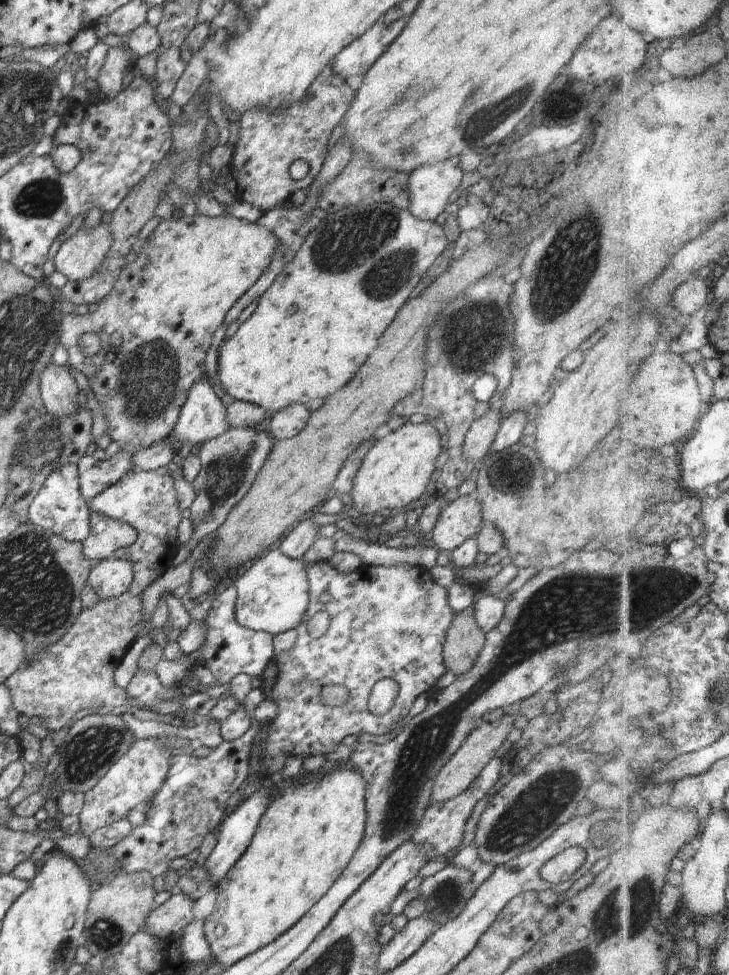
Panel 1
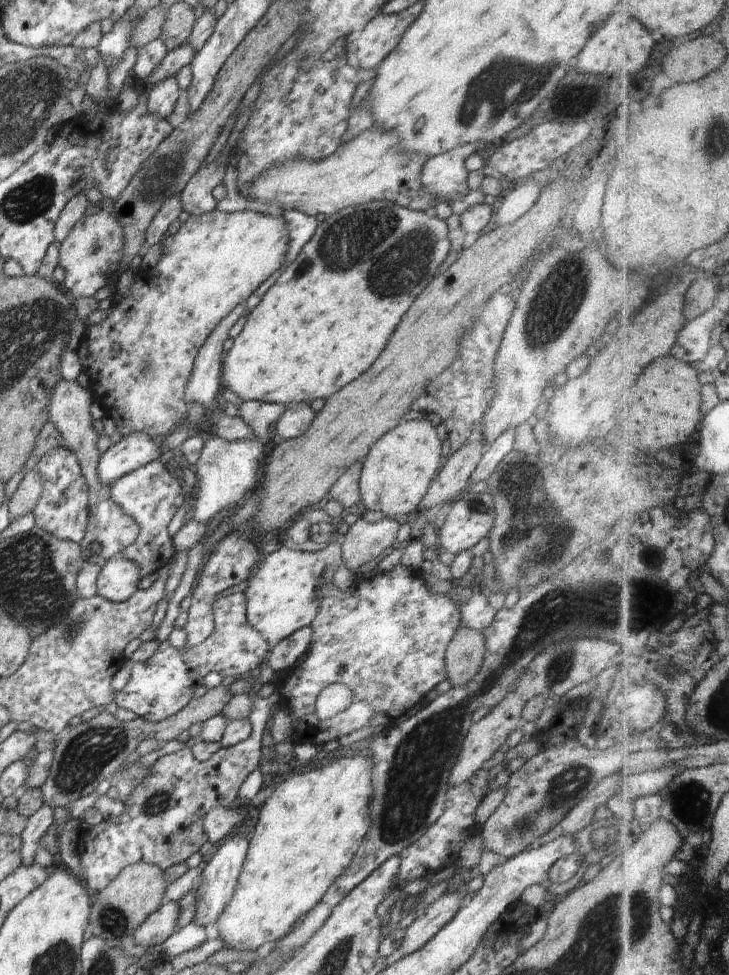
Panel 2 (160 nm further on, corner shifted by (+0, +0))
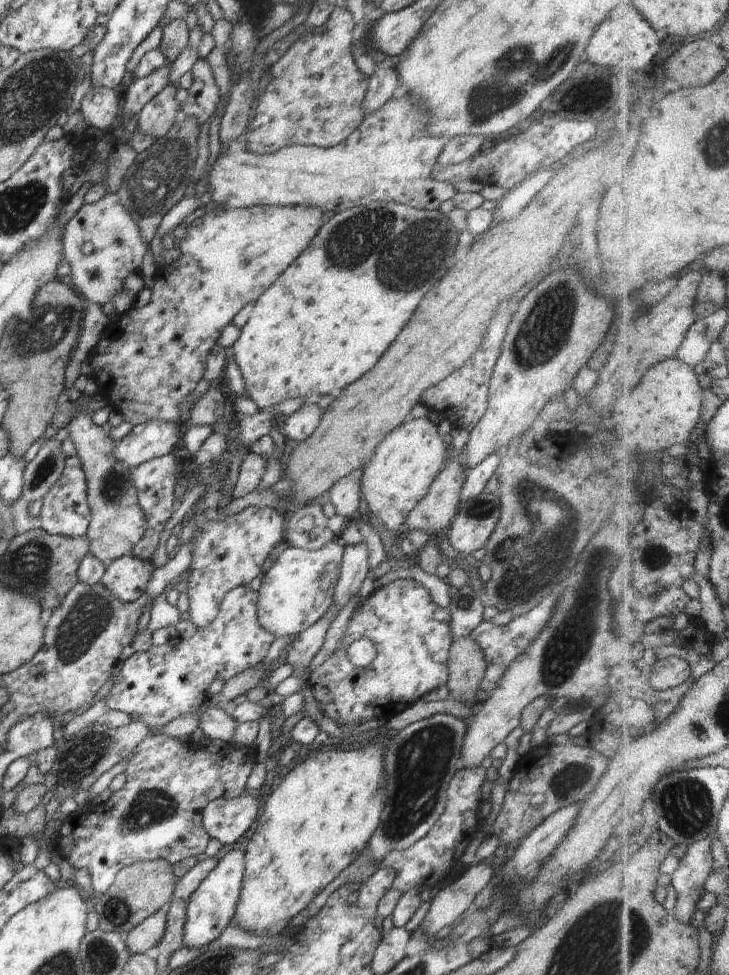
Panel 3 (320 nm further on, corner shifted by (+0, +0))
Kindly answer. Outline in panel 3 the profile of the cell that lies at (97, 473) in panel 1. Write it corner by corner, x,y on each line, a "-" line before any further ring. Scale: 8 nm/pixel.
164,419
134,425
127,436
117,442
117,461
132,469
153,458
169,455
181,441
179,427
178,422

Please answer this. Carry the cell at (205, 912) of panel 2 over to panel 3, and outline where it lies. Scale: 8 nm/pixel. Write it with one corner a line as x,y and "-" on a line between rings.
229,849
219,855
219,863
187,900
187,917
183,934
184,949
202,950
218,939
235,916
244,878
245,853

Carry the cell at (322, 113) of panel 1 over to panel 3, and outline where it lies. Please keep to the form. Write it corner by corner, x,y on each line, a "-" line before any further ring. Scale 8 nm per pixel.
343,4
334,5
330,20
326,22
325,33
300,38
269,68
261,87
263,91
258,100
256,114
245,130
247,149
250,152
265,155
292,145
333,147
344,142
360,126
365,116
363,100
369,87
369,76
357,67
352,56
351,46
355,26
352,13

